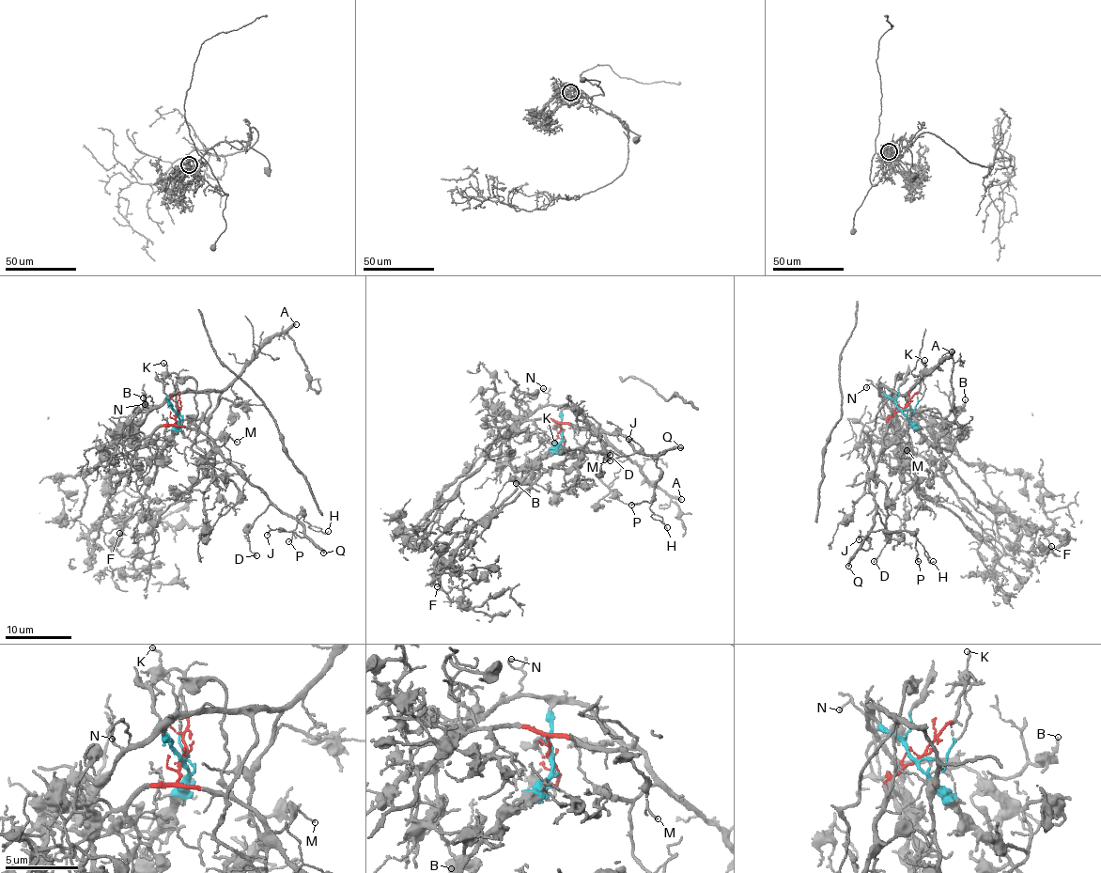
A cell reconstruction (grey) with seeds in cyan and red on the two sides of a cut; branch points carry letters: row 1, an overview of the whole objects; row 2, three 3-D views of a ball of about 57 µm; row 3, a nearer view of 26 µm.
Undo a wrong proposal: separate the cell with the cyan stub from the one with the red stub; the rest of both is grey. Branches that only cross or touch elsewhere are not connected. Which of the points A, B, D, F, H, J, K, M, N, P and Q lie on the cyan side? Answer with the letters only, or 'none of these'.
A, B, F, N

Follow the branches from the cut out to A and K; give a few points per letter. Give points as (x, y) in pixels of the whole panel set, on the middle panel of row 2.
A: (560, 433), (563, 409), (578, 410), (603, 432), (610, 445), (639, 466), (643, 476), (681, 498)
K: (560, 433), (565, 446), (554, 442)

